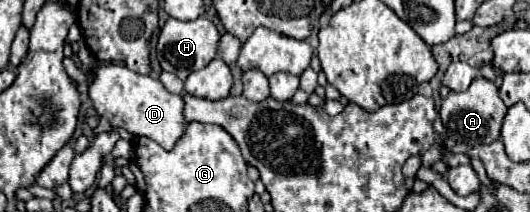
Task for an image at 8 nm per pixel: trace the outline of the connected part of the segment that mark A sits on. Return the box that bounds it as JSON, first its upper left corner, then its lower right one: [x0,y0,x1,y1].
[439,77,505,145]

